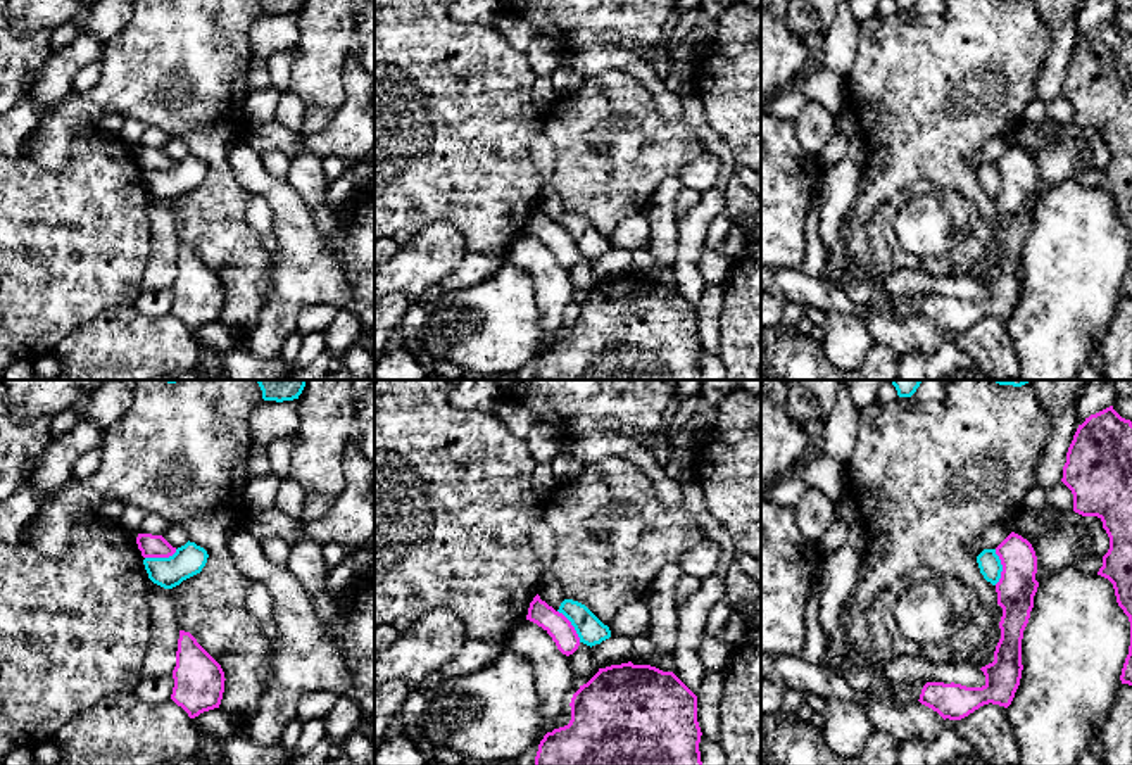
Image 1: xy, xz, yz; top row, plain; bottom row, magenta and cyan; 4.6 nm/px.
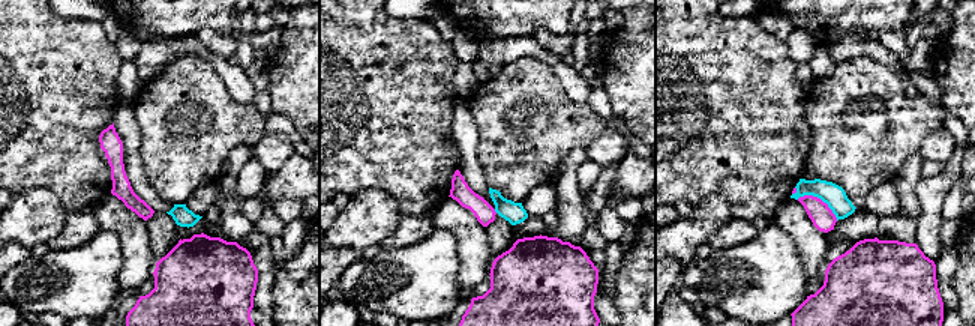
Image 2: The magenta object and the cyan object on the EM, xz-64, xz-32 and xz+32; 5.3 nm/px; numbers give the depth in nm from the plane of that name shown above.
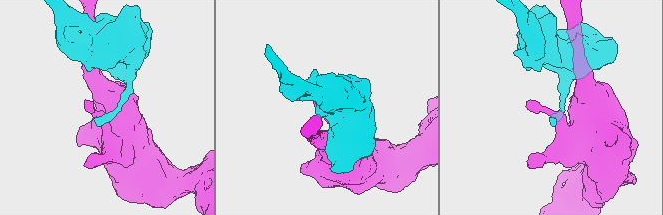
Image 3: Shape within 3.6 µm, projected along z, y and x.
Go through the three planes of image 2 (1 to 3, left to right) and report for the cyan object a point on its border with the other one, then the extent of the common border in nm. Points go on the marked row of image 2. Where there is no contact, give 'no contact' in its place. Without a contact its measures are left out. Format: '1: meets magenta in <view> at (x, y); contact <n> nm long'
1: no contact
2: meets magenta in xz-32 at (494, 211); contact 30 nm long
3: meets magenta in xz+32 at (819, 199); contact 260 nm long

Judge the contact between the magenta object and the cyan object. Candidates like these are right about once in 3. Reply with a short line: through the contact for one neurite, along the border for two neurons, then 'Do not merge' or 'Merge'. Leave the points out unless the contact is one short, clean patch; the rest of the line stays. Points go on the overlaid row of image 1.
Line: yz (994, 550), (1001, 565), (1001, 577), (996, 584). Do not merge

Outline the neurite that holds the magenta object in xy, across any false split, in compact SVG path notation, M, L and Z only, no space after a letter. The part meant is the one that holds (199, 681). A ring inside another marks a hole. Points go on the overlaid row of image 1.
M179 630L174 687L171 699L190 718L219 708L224 692L224 672L221 665L185 630Z

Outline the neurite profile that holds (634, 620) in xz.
M645 599L628 603L621 608L609 625L611 634L626 635L630 639L649 635L651 613Z

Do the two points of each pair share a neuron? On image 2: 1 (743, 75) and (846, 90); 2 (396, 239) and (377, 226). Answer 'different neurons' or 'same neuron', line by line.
1: different neurons
2: different neurons

